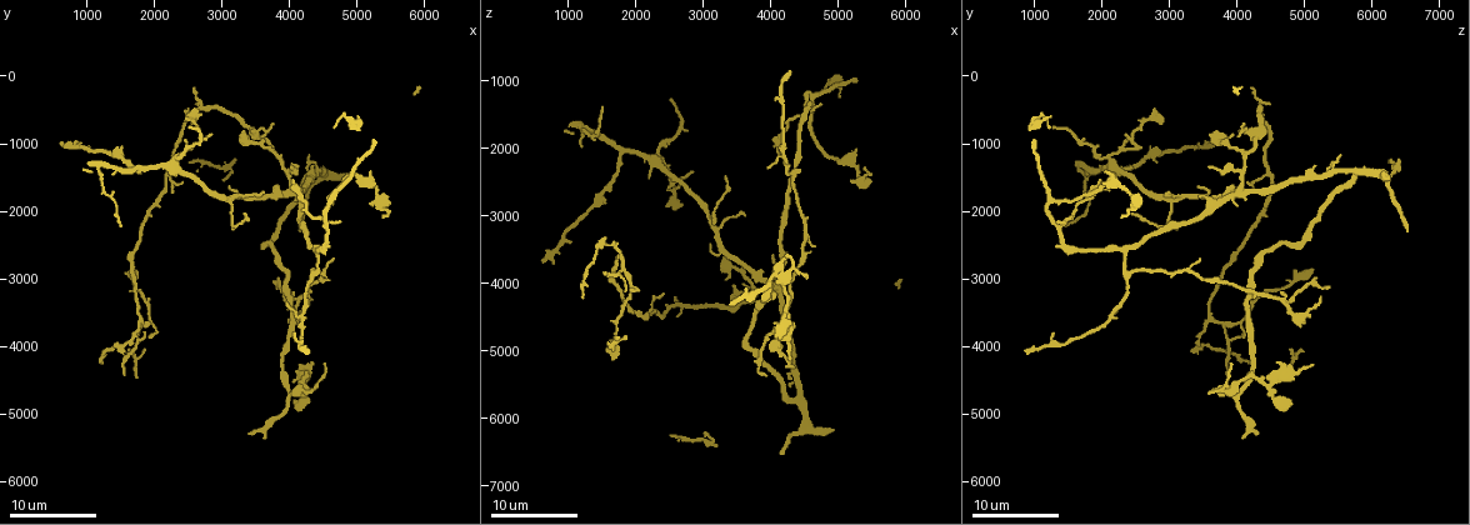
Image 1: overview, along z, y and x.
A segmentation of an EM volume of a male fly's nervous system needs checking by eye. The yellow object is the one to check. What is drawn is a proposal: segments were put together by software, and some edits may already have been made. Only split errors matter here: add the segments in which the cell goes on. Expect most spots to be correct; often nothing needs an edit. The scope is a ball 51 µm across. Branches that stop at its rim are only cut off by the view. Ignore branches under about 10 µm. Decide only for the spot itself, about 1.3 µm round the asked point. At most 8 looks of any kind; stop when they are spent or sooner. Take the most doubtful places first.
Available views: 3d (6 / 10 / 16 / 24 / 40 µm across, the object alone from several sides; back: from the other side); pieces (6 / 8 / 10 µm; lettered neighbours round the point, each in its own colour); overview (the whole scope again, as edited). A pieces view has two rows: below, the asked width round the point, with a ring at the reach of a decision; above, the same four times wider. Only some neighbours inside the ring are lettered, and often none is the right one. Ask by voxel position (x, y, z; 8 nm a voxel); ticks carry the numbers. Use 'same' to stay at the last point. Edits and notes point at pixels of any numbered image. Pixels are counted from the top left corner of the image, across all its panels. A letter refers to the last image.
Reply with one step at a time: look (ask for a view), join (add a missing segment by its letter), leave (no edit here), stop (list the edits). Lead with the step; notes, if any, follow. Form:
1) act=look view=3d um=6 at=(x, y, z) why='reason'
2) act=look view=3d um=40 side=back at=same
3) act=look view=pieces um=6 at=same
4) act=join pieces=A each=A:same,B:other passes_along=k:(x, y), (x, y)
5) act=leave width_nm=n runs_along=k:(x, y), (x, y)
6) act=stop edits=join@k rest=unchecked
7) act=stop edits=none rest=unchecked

act=look view=pieces um=6 at=(1650, 2900, 5100) why='branch stops here'

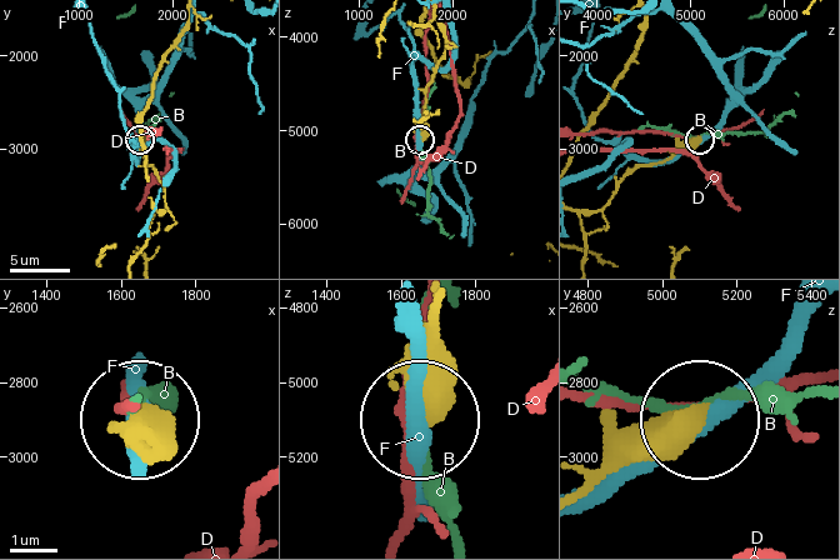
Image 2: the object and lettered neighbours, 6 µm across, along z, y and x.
act=leave each=B:other,D:other,F:other runs_along=2:(583, 494), (654, 458), (698, 418) found='none of them fits'

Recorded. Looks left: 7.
act=look view=pieces um=8 at=(4250, 3300, 5250) why='an open end'

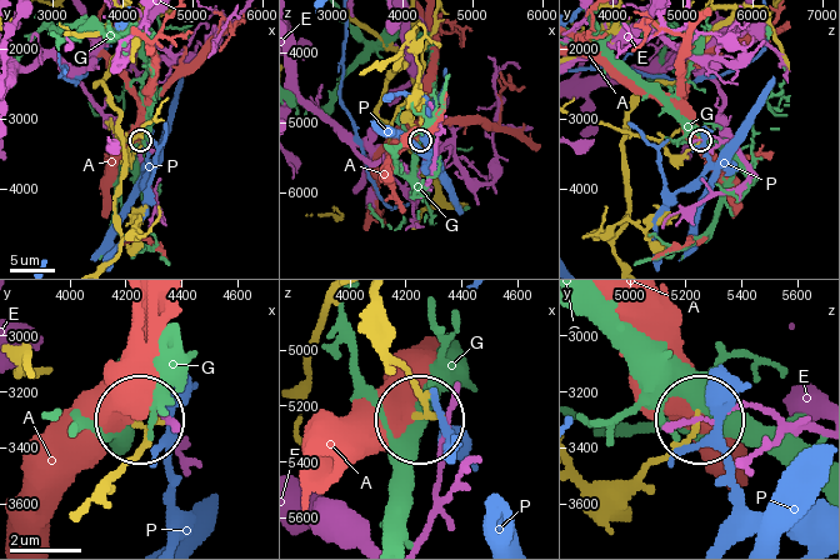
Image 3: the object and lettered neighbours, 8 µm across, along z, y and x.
act=leave each=A:other,E:other,G:other,P:other runs_along=3:(380, 308), (386, 353), (419, 398), (419, 415) found='none of them fits'

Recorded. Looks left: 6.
act=look view=3d um=6 at=(4550, 4300, 3950) why='an open end'

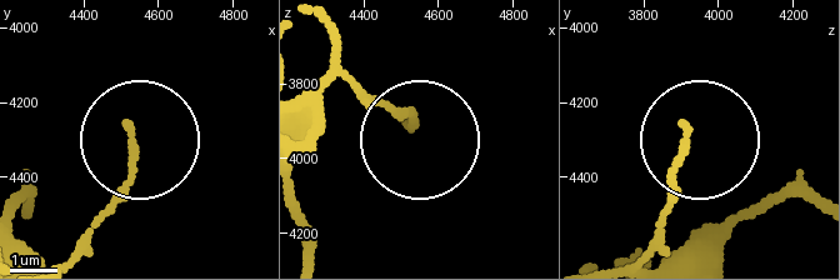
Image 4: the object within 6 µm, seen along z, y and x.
act=look view=pieces um=8 at=(4530, 4270, 3920)

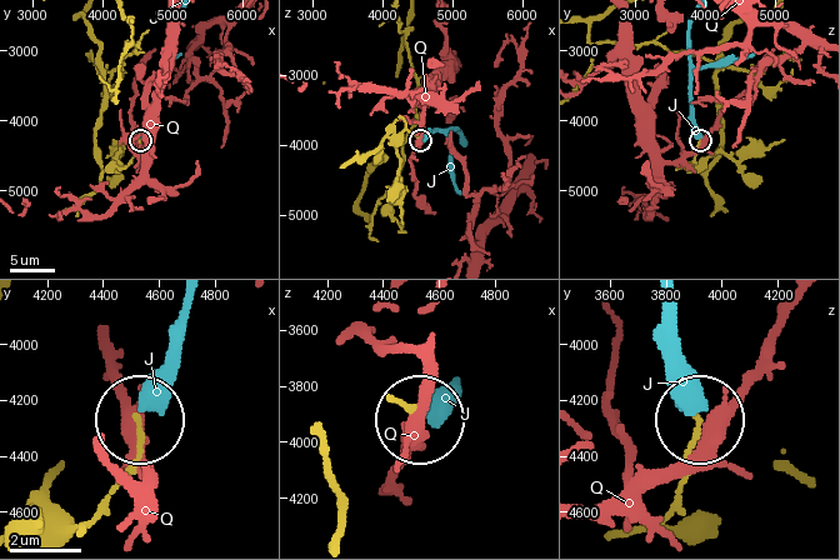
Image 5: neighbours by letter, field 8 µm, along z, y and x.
act=leave width_nm=160 each=J:other,Q:other runs_along=5:(668, 528), (698, 420) found='no lettered segment goes on from it'

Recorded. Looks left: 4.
act=look view=pieces um=8 at=(4050, 1350, 3650)

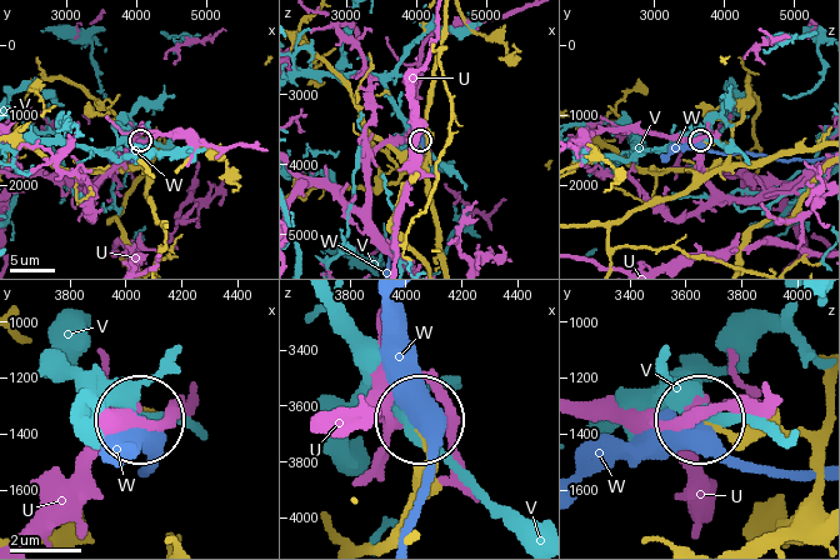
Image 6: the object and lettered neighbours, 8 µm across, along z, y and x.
act=leave each=U:other,V:other,W:other found='none of them fits'

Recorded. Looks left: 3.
act=stop edits=none rest=unchecked

